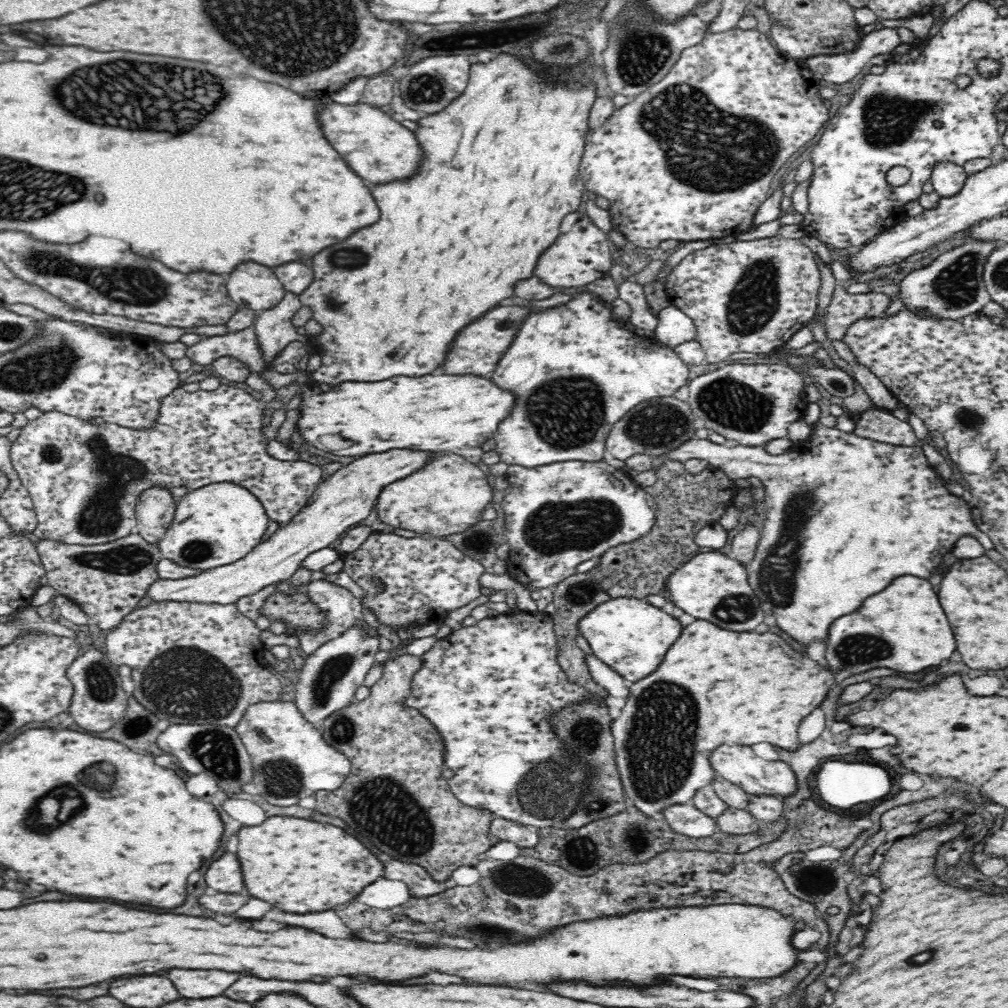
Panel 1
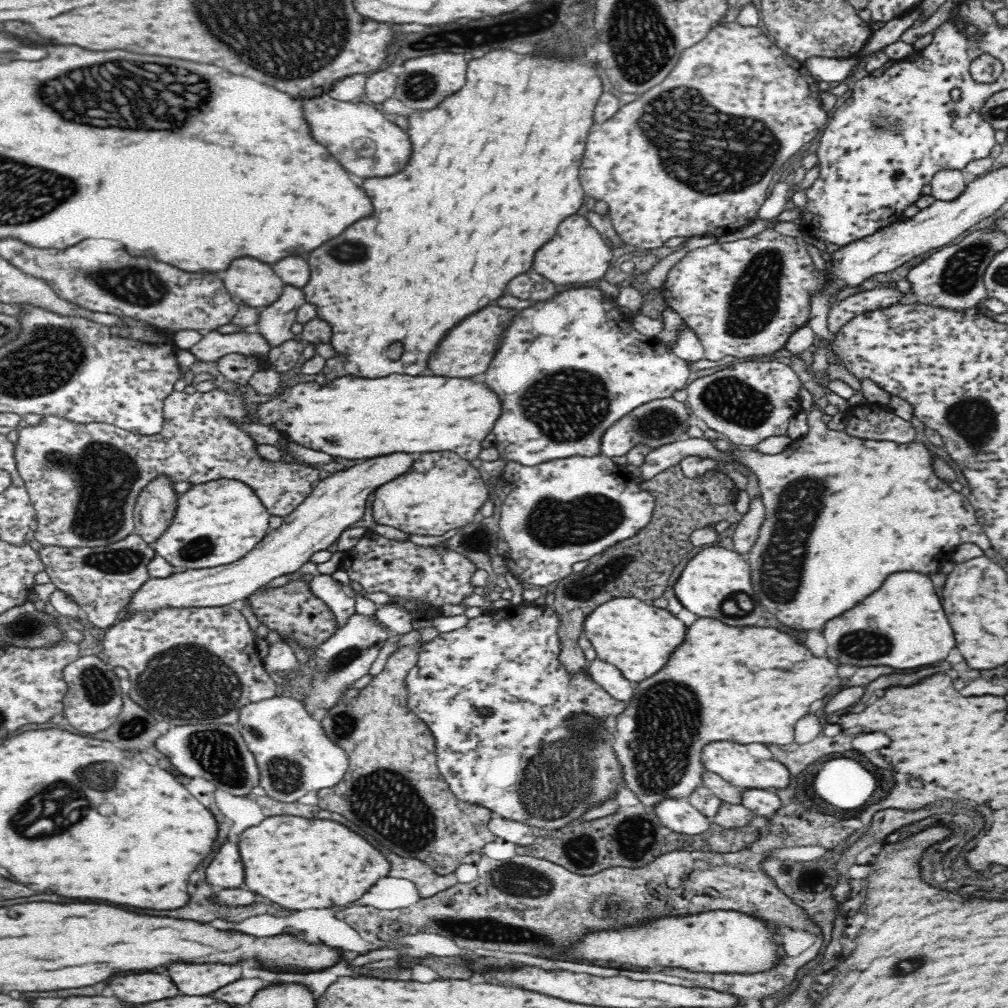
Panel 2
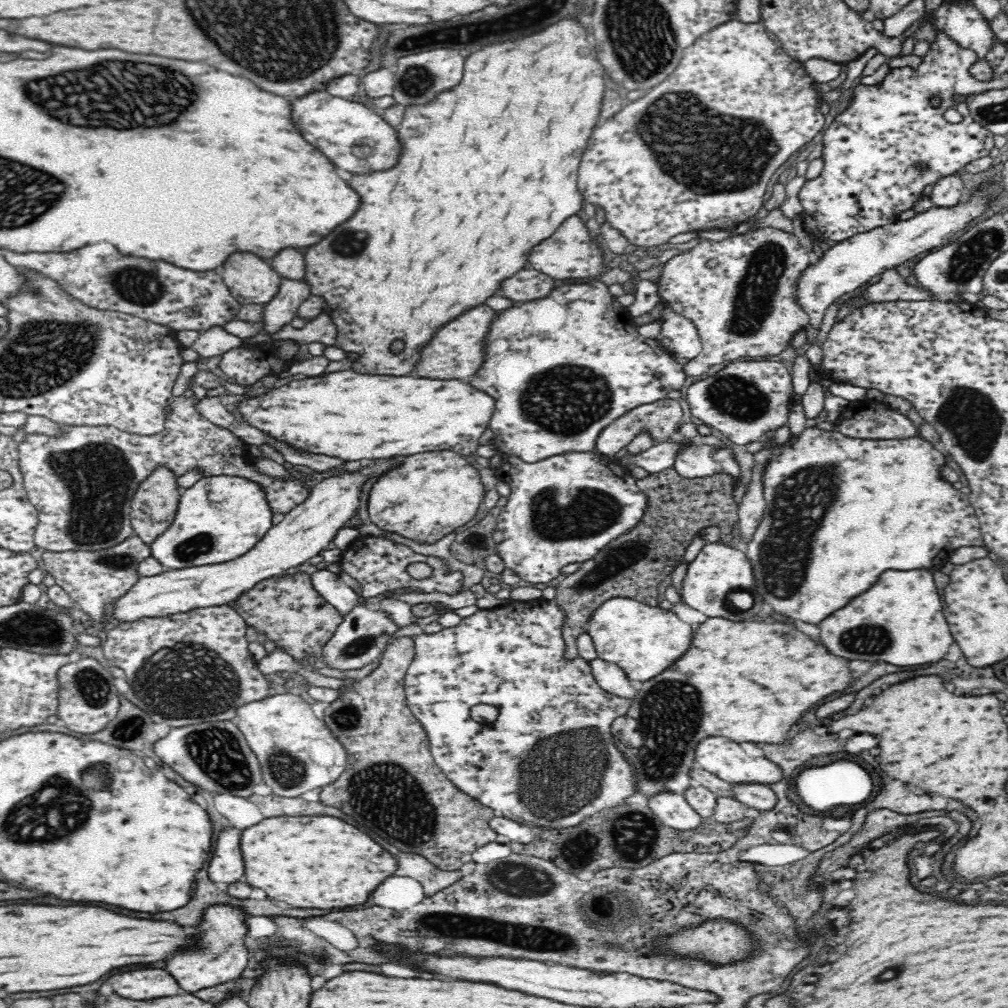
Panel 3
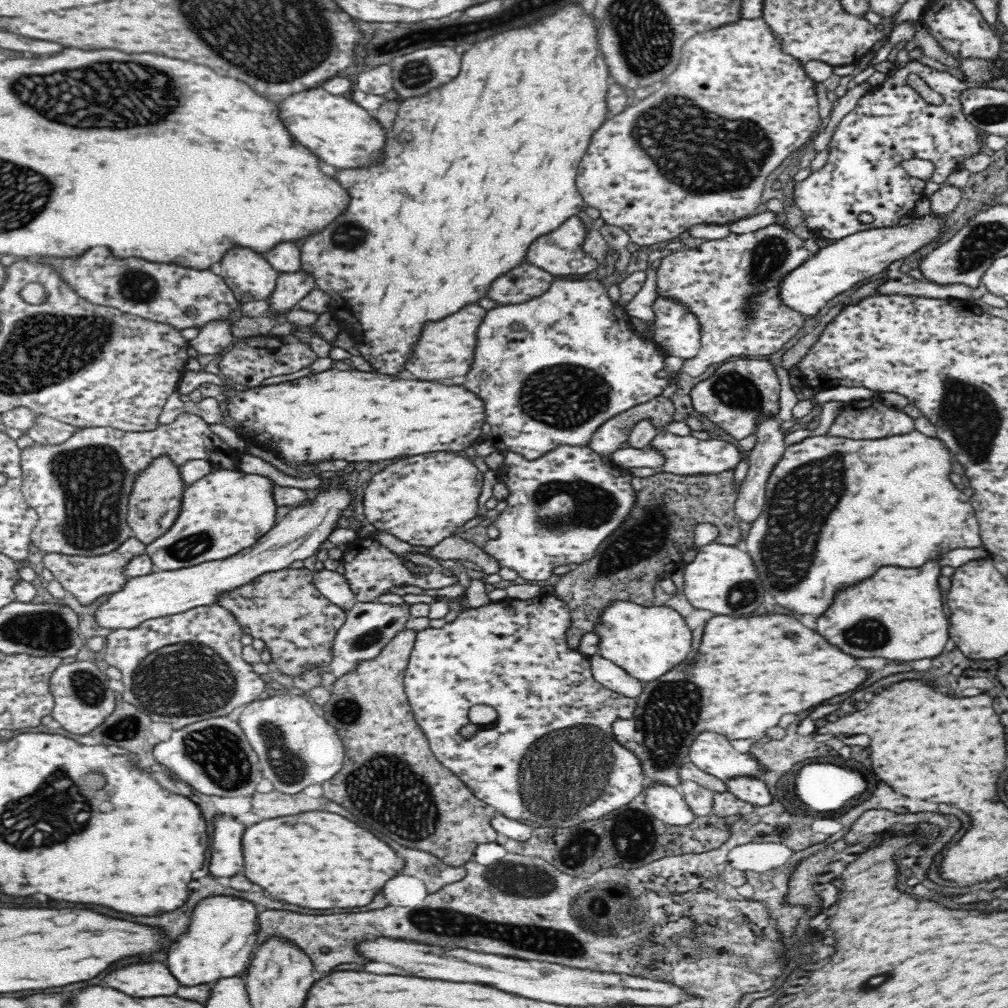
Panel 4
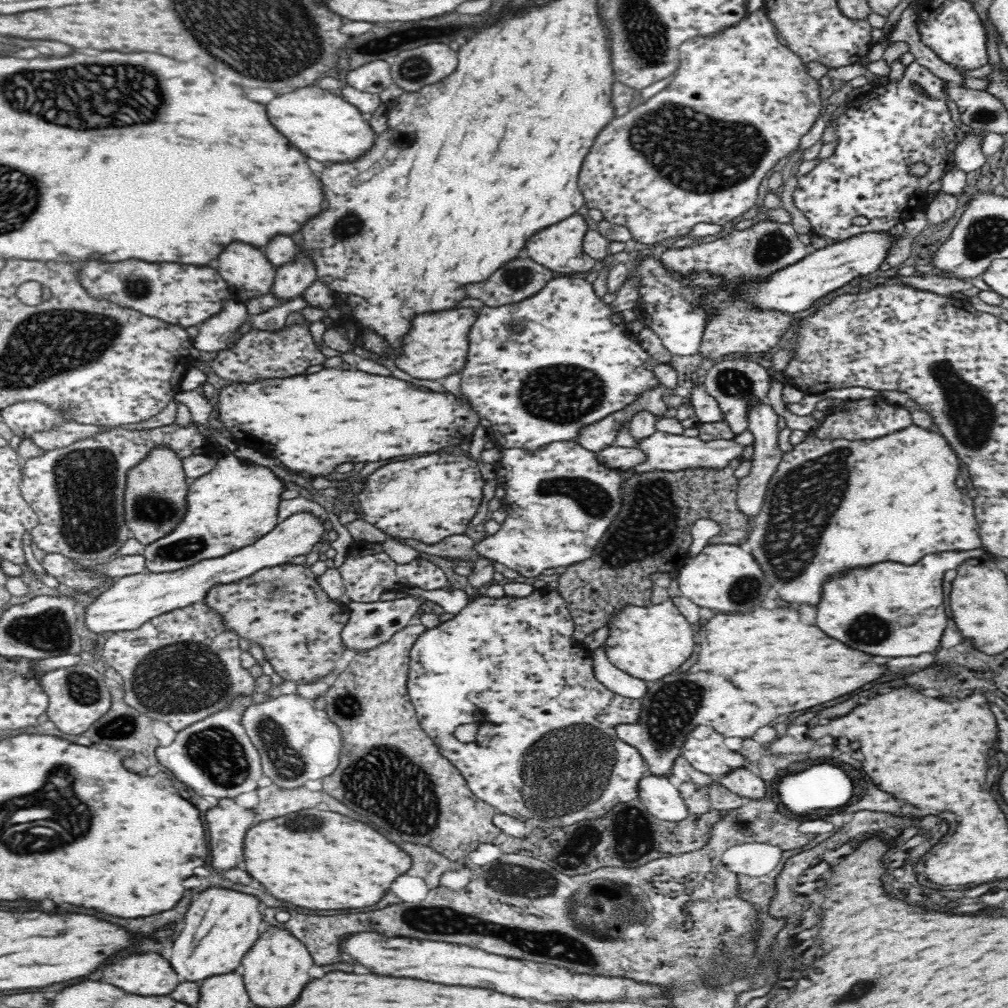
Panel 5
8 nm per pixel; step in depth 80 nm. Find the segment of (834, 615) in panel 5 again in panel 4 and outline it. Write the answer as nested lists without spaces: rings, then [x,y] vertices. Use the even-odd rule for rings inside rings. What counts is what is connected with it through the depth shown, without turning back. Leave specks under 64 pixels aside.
[[[983,547],[956,549],[936,560],[928,560],[922,568],[882,566],[878,572],[858,584],[840,588],[832,596],[832,606],[818,618],[818,632],[856,658],[890,658],[890,660],[920,660],[936,658],[948,642],[948,618],[942,612],[942,592],[938,588],[940,570],[944,566],[959,566],[972,560],[989,558]]]

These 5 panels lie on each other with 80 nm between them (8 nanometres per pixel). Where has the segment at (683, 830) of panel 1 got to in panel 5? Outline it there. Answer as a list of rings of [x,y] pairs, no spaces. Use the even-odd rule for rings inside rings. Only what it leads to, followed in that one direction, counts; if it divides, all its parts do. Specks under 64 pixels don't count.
[[[644,773],[638,780],[638,798],[660,820],[678,822],[689,814],[680,791],[666,776]]]

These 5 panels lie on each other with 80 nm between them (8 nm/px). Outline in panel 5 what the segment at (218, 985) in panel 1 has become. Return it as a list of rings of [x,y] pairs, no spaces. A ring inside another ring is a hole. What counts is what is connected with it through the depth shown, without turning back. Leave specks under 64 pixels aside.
[[[210,886],[200,892],[186,912],[184,928],[172,946],[170,964],[184,980],[198,982],[210,976],[232,972],[242,956],[252,948],[265,925],[263,905],[257,896],[228,887]]]

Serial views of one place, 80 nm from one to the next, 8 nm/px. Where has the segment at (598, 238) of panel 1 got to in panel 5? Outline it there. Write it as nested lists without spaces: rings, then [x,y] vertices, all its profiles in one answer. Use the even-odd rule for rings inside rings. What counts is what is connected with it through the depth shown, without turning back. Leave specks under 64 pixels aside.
[[[578,213],[572,214],[572,216],[552,224],[550,228],[542,228],[542,232],[536,232],[530,238],[530,244],[526,244],[526,256],[530,256],[534,262],[538,262],[538,264],[542,264],[550,271],[558,272],[562,276],[589,271],[595,265],[595,261],[582,248],[586,231],[588,230],[584,217]]]

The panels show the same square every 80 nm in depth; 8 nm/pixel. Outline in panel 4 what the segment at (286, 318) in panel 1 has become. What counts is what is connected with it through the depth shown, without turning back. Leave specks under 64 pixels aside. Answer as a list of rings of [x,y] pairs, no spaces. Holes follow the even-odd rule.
[[[304,269],[296,273],[279,273],[274,292],[269,298],[270,314],[285,315],[298,307],[298,302],[316,287],[314,282],[314,275]]]

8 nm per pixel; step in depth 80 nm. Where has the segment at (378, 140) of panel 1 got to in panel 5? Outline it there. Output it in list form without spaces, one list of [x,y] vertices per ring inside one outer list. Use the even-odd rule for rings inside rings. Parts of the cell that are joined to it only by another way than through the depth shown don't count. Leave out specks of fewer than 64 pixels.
[[[318,85],[297,88],[278,96],[266,104],[270,122],[282,132],[300,152],[320,163],[348,163],[364,155],[374,144],[372,128],[354,105],[345,101],[338,92],[327,91]]]

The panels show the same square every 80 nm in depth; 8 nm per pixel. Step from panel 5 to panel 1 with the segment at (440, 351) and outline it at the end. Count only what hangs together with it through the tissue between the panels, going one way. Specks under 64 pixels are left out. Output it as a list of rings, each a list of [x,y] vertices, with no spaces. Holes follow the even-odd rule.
[[[498,306],[486,312],[486,316],[480,316],[480,320],[474,320],[470,326],[462,328],[458,336],[454,338],[454,344],[446,356],[446,362],[438,372],[450,372],[450,374],[476,374],[486,376],[496,368],[496,362],[500,356],[508,350],[514,334],[518,332],[522,320],[530,314],[530,308],[522,306]]]

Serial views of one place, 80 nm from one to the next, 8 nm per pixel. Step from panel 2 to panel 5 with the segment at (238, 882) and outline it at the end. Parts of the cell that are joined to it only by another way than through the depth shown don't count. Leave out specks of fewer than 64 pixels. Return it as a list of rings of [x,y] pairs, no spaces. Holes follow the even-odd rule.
[[[220,798],[218,804],[206,812],[206,824],[210,832],[212,866],[228,870],[243,865],[242,844],[248,828],[256,824],[255,811],[240,806],[234,798]]]

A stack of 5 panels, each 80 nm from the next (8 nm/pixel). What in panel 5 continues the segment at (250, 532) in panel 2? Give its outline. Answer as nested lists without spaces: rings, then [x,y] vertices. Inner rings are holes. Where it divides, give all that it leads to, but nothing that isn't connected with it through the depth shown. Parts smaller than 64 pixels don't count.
[[[221,444],[217,446],[215,452],[218,454],[218,459],[211,471],[189,481],[187,511],[182,522],[178,524],[174,532],[145,546],[141,556],[144,557],[144,563],[146,563],[146,572],[156,574],[176,572],[201,560],[226,556],[230,552],[254,544],[265,534],[274,530],[279,523],[277,519],[279,504],[283,499],[282,493],[286,490],[282,479],[266,466],[258,466],[256,463],[236,457]]]

